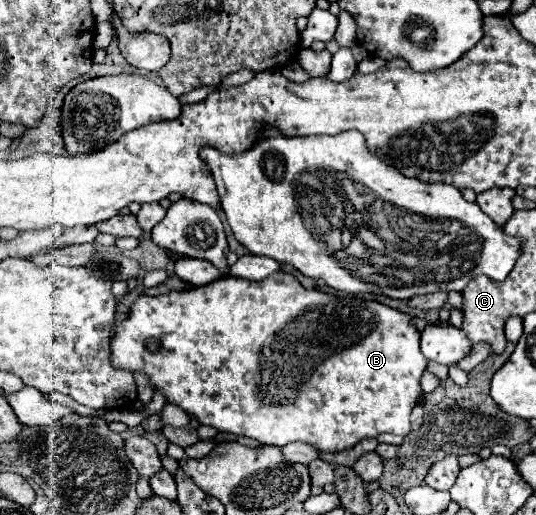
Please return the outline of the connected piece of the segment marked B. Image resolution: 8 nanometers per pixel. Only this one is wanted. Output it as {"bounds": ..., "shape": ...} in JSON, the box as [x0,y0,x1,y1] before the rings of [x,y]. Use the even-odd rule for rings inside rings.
{"bounds":[111,271,427,453],"shape":[[[277,271],[263,281],[249,281],[249,279],[225,275],[217,279],[215,283],[201,285],[201,287],[169,291],[157,297],[141,295],[131,305],[127,319],[115,325],[115,335],[111,337],[111,359],[113,359],[113,367],[117,369],[125,369],[131,373],[143,373],[149,379],[149,383],[165,395],[167,403],[177,405],[185,413],[193,415],[199,421],[199,425],[215,427],[221,433],[251,437],[265,445],[281,447],[293,441],[303,441],[303,443],[313,445],[317,451],[339,453],[339,451],[347,451],[355,447],[361,439],[373,439],[381,433],[407,435],[411,431],[409,415],[421,397],[419,379],[427,367],[427,359],[423,357],[419,349],[419,329],[411,325],[411,319],[413,319],[411,315],[399,313],[377,301],[365,301],[359,297],[337,297],[337,295],[329,295],[317,289],[305,289],[293,275],[283,273],[283,271]],[[147,337],[157,337],[161,341],[161,351],[157,353],[145,351],[143,341]]]}

